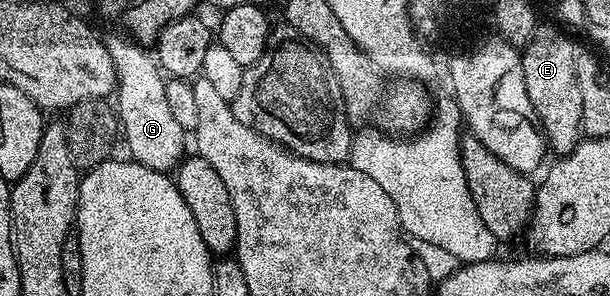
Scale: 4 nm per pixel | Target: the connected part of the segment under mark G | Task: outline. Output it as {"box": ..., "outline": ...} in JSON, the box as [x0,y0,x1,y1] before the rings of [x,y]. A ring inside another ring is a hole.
{"box":[105,35,188,173],"outline":[[[129,35],[105,37],[108,54],[112,54],[112,66],[118,72],[116,107],[120,121],[120,132],[124,144],[130,147],[129,155],[138,164],[148,166],[157,172],[169,173],[177,169],[188,144],[187,129],[176,122],[168,97],[164,95],[167,77],[158,67],[157,59],[150,56],[145,47]]]}

